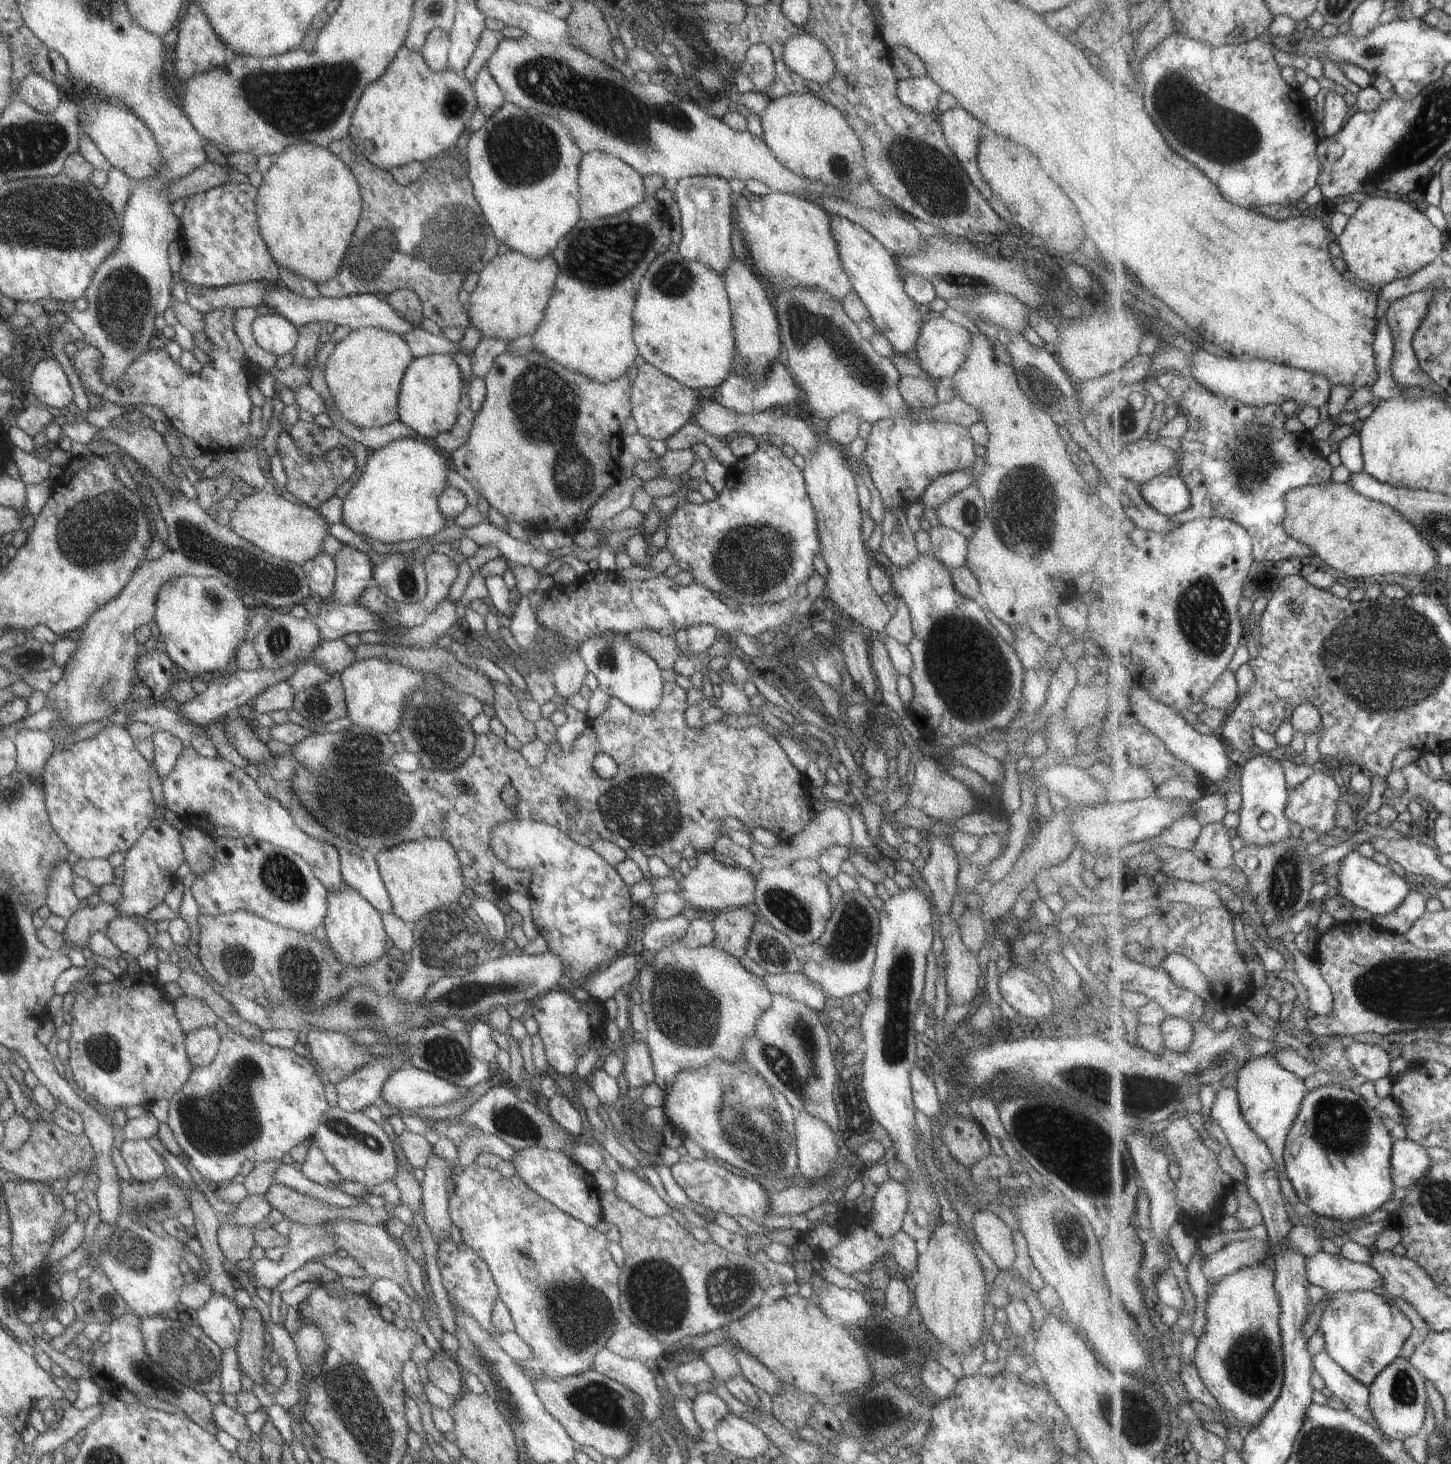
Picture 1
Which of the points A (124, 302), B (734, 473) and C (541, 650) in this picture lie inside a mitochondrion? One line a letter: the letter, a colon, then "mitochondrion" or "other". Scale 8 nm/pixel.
A: mitochondrion
B: other
C: mitochondrion

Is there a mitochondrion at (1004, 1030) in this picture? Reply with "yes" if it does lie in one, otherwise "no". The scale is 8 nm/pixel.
no

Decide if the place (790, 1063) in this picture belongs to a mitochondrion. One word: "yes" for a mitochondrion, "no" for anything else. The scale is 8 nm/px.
yes

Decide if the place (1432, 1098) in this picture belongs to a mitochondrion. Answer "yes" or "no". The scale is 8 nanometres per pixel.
no

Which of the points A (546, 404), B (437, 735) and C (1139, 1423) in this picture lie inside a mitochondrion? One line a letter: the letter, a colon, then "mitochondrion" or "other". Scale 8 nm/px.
A: mitochondrion
B: mitochondrion
C: mitochondrion

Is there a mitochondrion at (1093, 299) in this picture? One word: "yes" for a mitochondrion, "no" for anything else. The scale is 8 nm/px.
no

